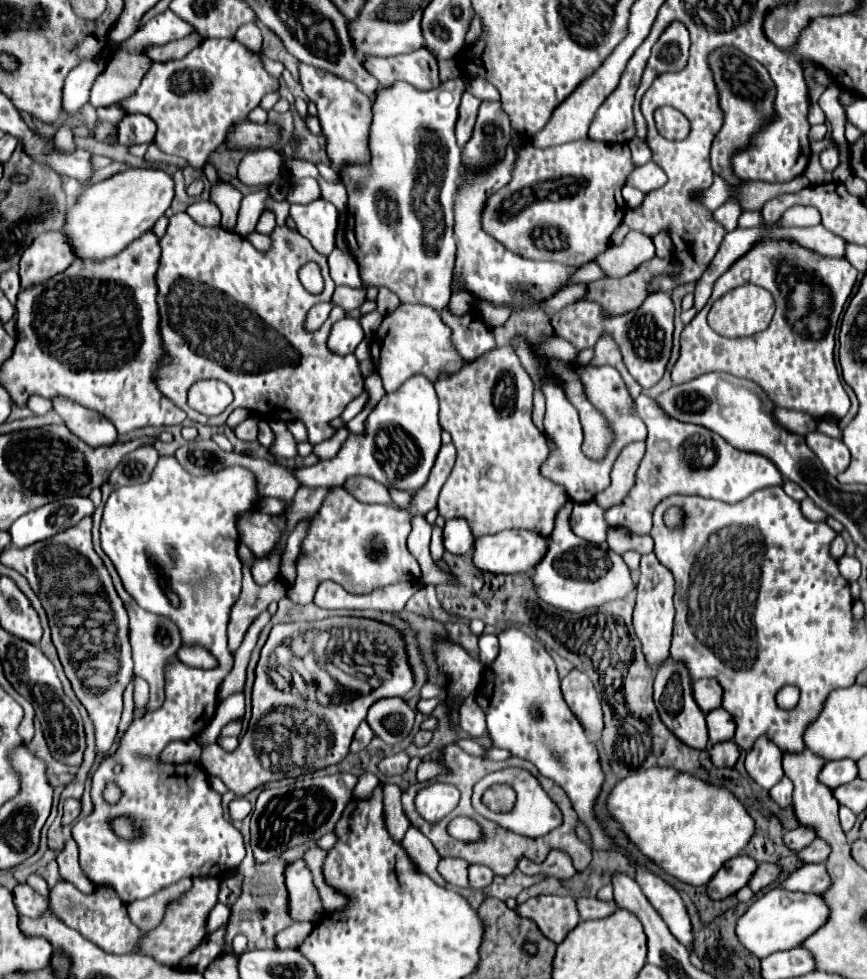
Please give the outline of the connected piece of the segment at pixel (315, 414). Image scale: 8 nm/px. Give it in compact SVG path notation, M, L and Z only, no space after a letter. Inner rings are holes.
M185 212L171 216L167 232L161 238L161 250L161 262L157 270L157 304L161 316L159 330L167 358L165 366L159 370L159 390L193 422L199 424L221 426L235 408L247 408L267 422L277 420L289 424L293 420L301 420L307 428L311 446L329 440L337 432L337 428L331 426L331 420L339 418L345 406L363 392L363 378L359 374L359 362L354 354L339 356L327 348L331 326L345 318L343 308L335 306L319 330L309 332L305 328L307 312L319 302L329 302L335 290L335 284L329 276L327 258L315 252L309 240L305 240L305 236L301 236L297 230L291 230L287 224L273 230L273 248L269 248L269 252L259 252L237 232L225 230L221 226L199 226ZM307 260L321 264L325 280L325 290L321 294L309 294L297 278L297 270ZM207 378L223 380L235 394L235 400L225 408L223 414L215 418L201 416L187 406L187 388L197 380Z

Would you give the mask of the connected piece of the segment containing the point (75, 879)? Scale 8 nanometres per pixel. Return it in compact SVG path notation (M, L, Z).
M74 840L65 842L65 848L57 856L57 864L59 864L61 878L72 883L85 894L93 892L93 882L89 882L89 878L83 874L81 866L77 862L77 844L75 844Z

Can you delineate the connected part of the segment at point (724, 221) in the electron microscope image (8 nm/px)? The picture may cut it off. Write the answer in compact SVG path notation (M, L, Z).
M727 202L725 206L721 206L717 212L713 212L713 218L729 232L733 228L737 228L737 218L741 214L741 208L737 202Z

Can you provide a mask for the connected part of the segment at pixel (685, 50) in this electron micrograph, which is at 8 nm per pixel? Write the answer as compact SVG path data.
M675 20L675 22L671 22L663 30L663 34L659 36L657 44L653 46L651 58L647 62L647 68L643 72L639 90L635 94L635 104L633 104L633 112L635 112L635 136L639 140L643 140L645 134L647 134L645 120L643 120L641 112L639 112L641 96L647 92L647 88L651 86L651 82L659 74L683 70L685 64L687 64L687 58L689 58L689 32L687 32L687 28L685 28L683 22L677 22Z

